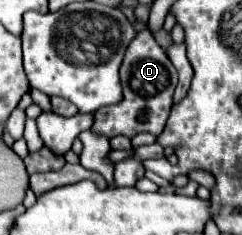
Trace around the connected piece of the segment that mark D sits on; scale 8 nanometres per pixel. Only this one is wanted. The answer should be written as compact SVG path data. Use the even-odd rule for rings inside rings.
M142 29L138 37L132 41L132 45L128 47L122 69L120 69L120 79L122 79L122 89L124 89L122 101L112 107L100 107L96 111L92 131L102 133L106 137L116 137L116 135L134 137L140 131L158 135L166 125L166 119L172 107L172 95L178 83L178 75L170 59L166 57L166 53L162 51L162 47L156 43L150 29Z

